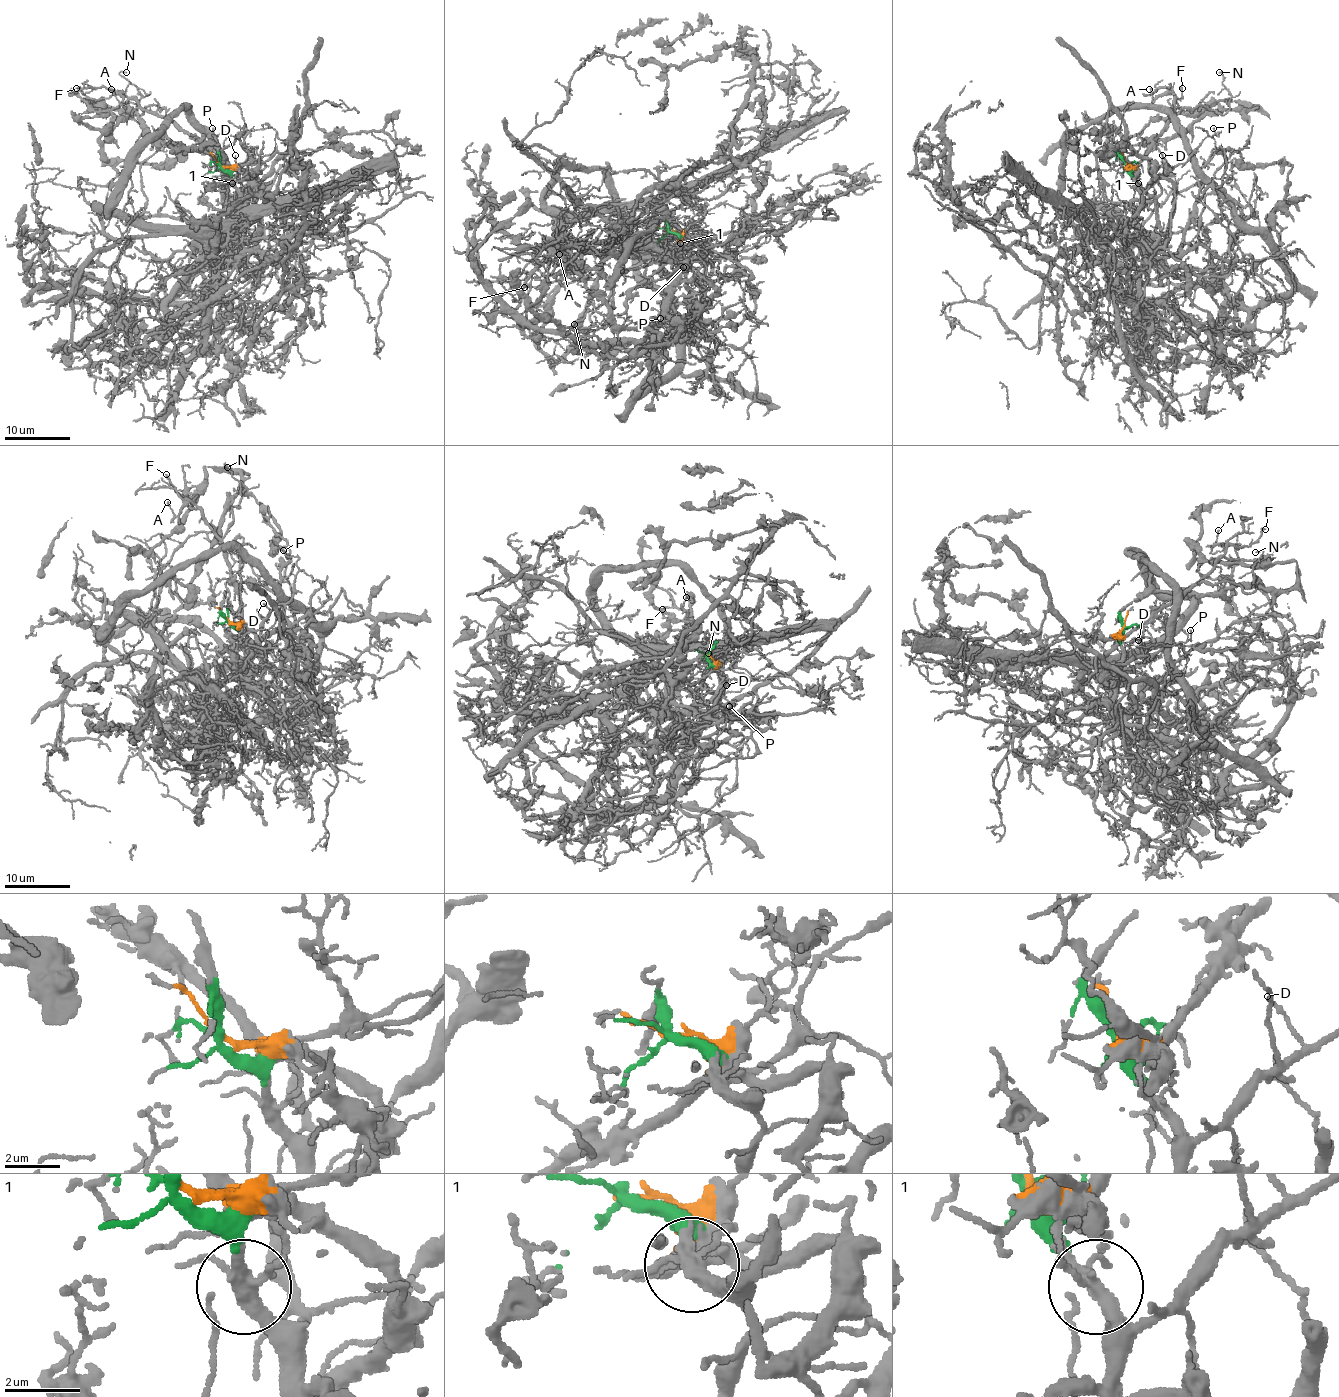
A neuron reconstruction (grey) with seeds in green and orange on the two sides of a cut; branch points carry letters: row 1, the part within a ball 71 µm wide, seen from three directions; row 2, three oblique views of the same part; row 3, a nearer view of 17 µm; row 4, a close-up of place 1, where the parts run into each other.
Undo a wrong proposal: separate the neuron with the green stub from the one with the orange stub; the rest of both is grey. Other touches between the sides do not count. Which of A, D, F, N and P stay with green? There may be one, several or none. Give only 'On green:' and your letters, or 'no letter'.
On green: D, P

